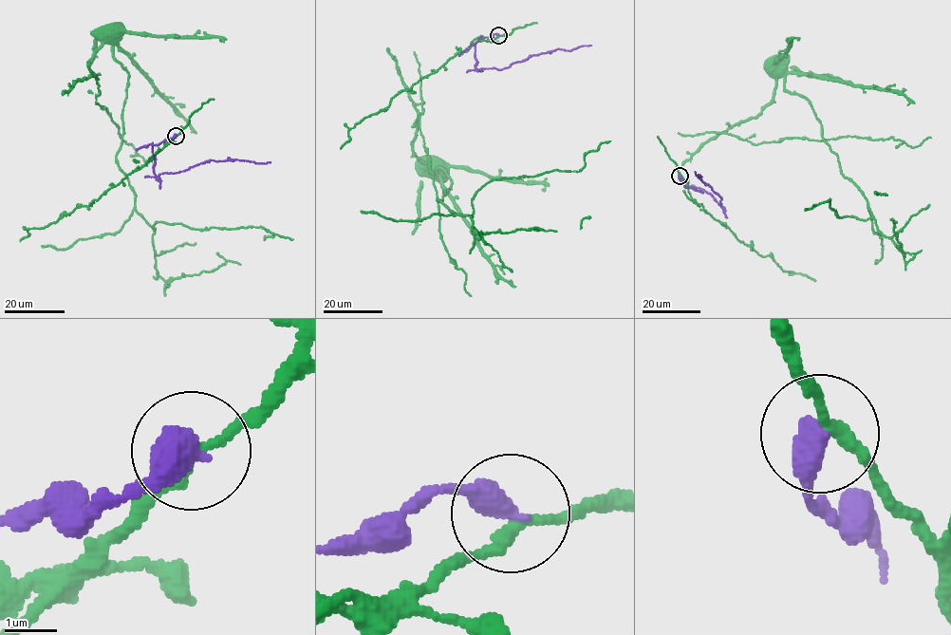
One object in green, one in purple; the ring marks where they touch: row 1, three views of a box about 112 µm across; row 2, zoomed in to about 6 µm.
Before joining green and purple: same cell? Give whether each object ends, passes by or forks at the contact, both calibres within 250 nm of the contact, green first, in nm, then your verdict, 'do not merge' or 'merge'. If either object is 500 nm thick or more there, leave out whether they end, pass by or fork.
calibres 220 and 550 nm; do not merge

